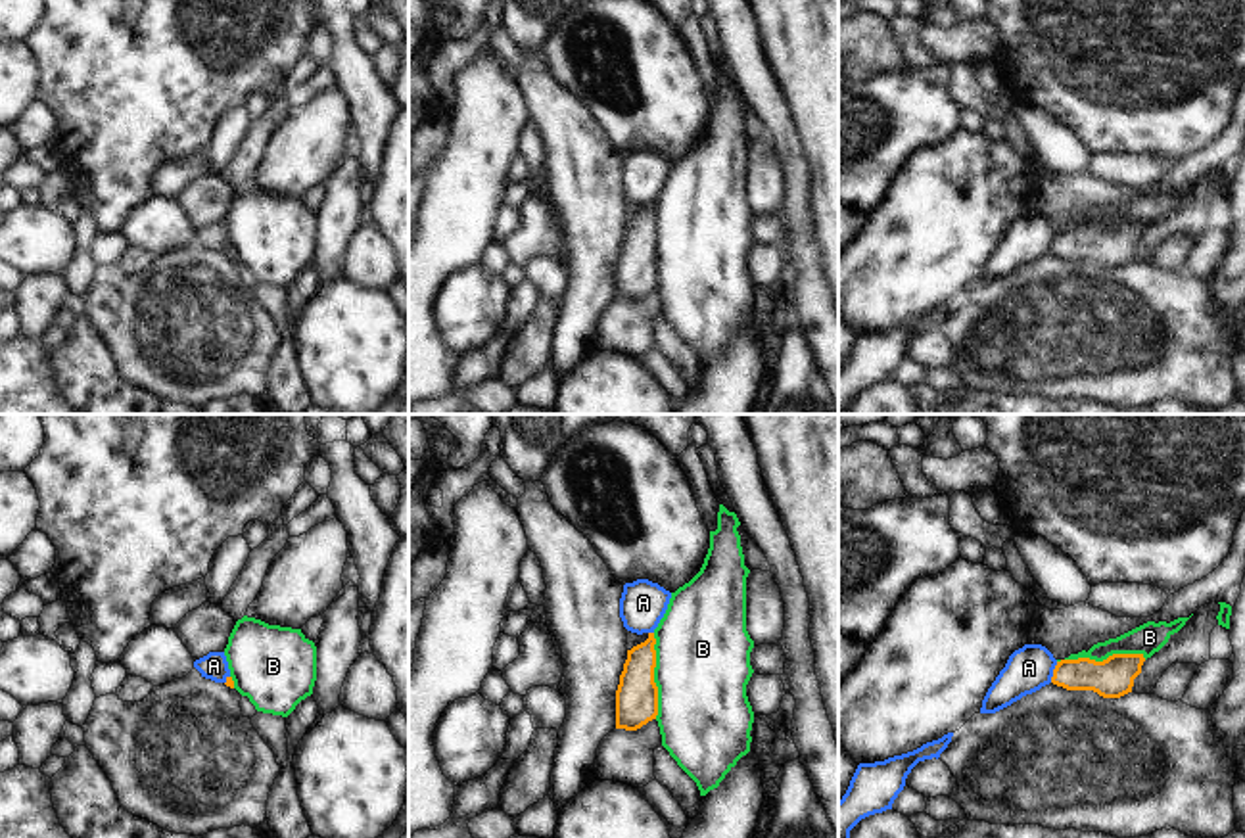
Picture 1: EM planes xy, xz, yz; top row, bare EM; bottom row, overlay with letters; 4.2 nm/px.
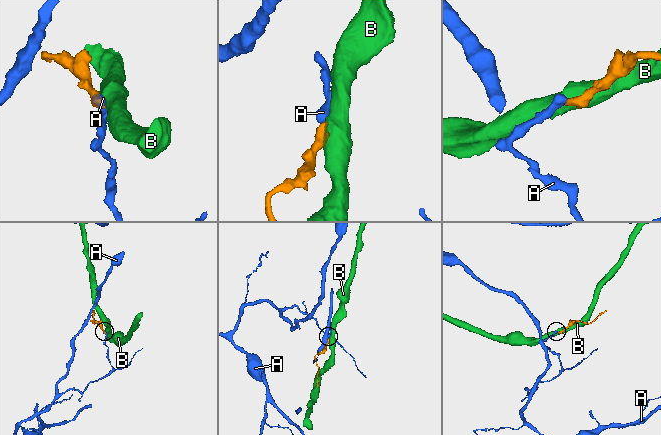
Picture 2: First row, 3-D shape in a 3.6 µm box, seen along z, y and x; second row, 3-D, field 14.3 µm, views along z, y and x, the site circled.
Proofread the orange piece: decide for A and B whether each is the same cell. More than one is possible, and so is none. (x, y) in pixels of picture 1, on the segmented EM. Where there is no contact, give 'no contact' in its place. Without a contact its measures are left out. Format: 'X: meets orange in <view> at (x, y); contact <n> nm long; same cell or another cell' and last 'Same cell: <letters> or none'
A: meets orange in yz at (1054, 672); contact 90 nm long; another cell
B: meets orange in xz at (653, 675); contact 360 nm long; another cell
Same cell: none

